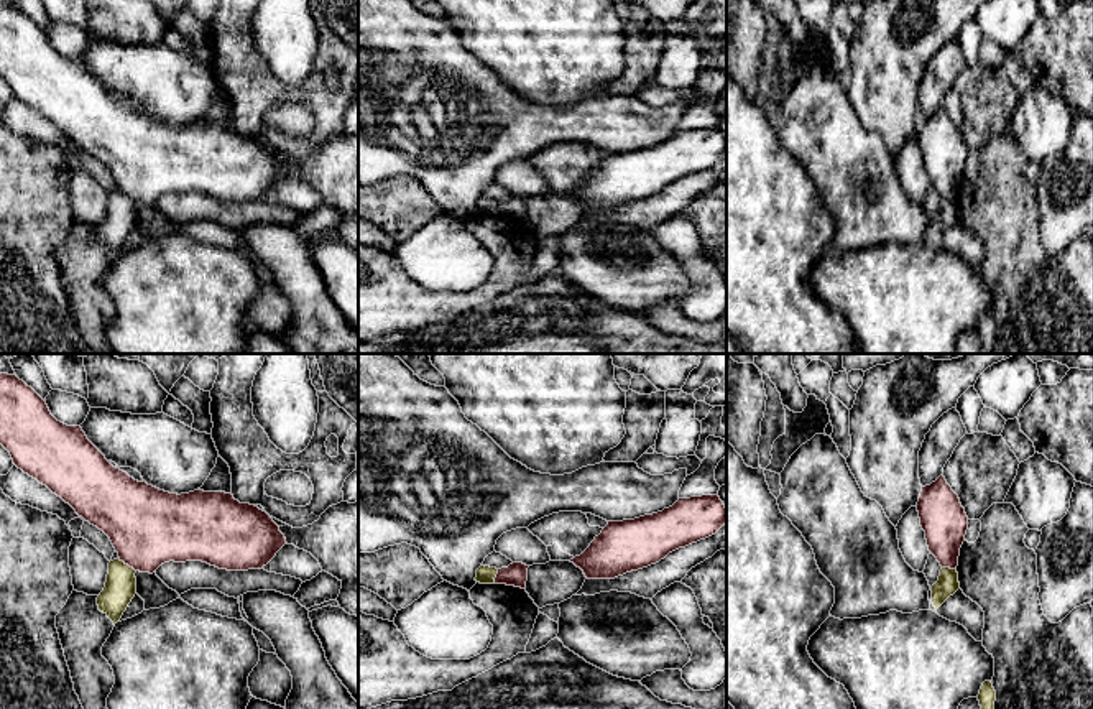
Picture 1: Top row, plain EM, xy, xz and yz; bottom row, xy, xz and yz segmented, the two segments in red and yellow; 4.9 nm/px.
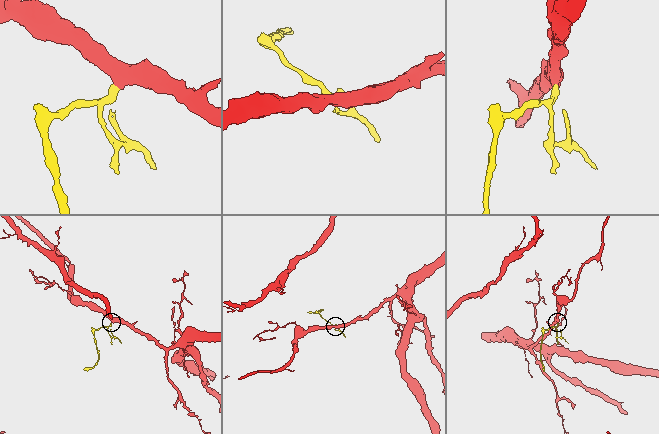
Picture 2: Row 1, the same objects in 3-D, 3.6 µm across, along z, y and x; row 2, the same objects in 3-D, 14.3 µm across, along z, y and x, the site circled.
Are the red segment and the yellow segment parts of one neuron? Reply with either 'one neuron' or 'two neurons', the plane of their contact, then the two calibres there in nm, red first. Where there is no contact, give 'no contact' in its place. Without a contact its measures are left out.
two neurons | xy | 380/160 nm

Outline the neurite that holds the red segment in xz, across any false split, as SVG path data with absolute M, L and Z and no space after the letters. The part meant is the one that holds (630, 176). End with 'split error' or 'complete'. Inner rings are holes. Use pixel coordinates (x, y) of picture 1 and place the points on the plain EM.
M718 125L679 130L672 138L653 146L608 153L570 194L580 199L587 211L615 211L715 166L725 155L726 138Z; complete

